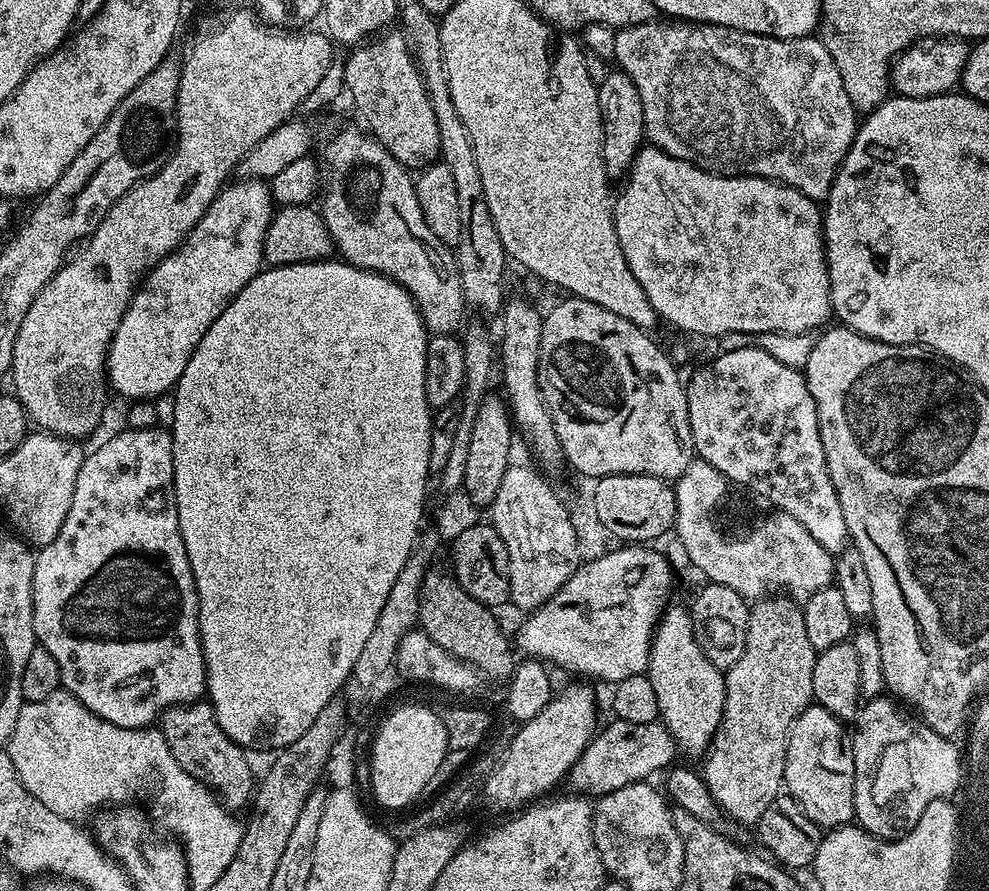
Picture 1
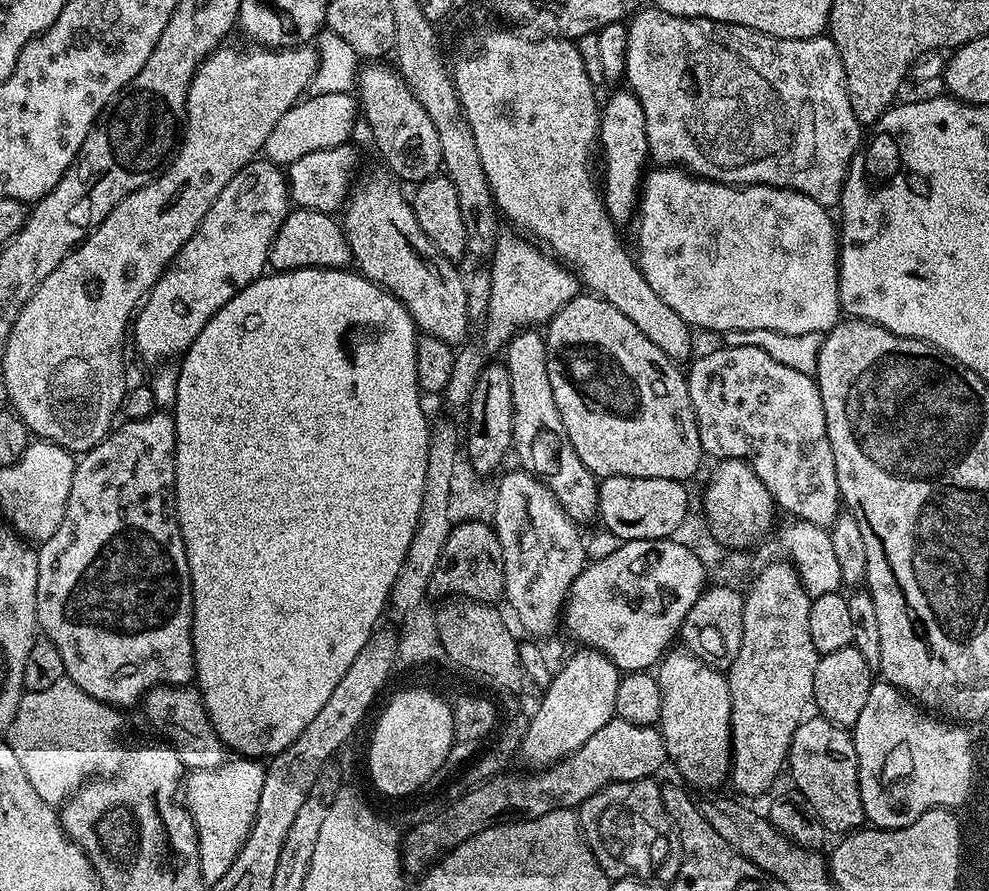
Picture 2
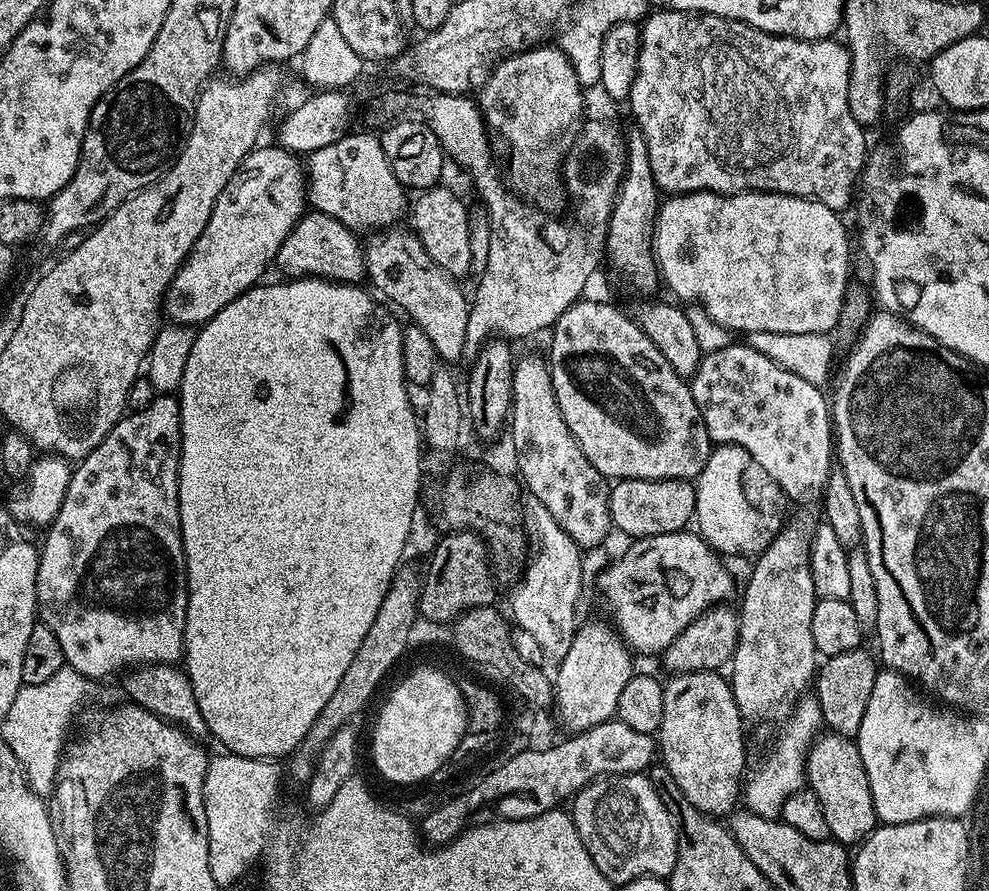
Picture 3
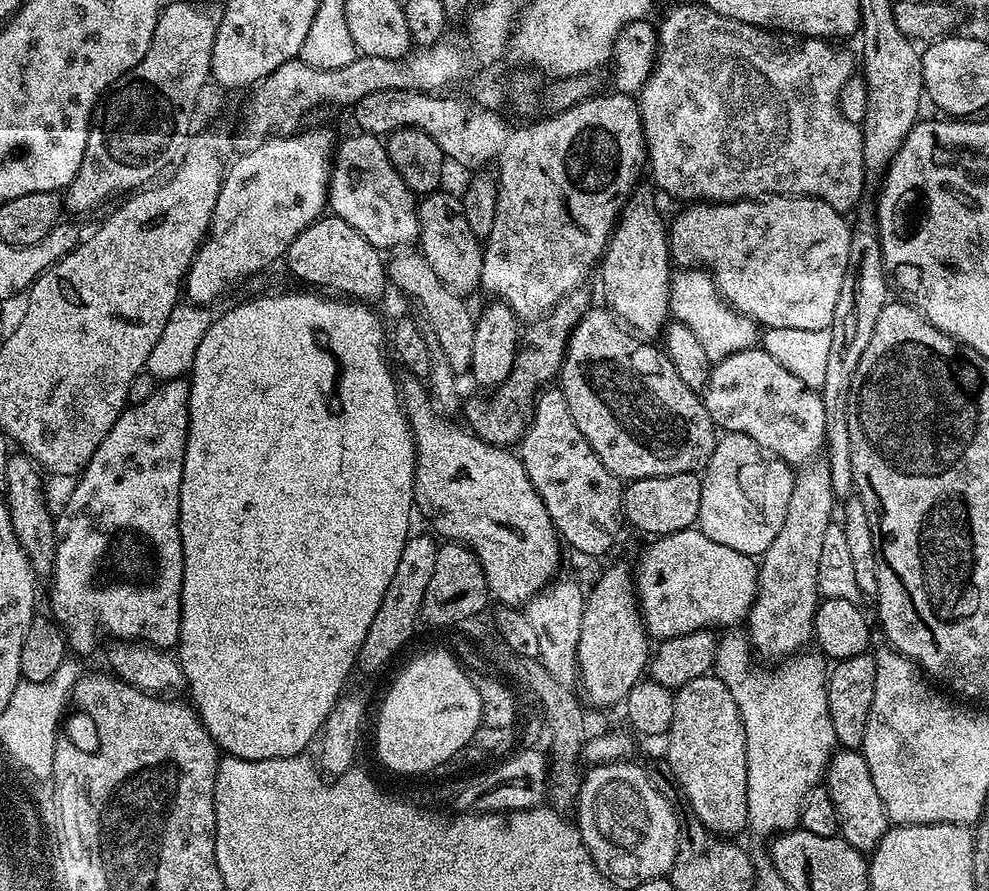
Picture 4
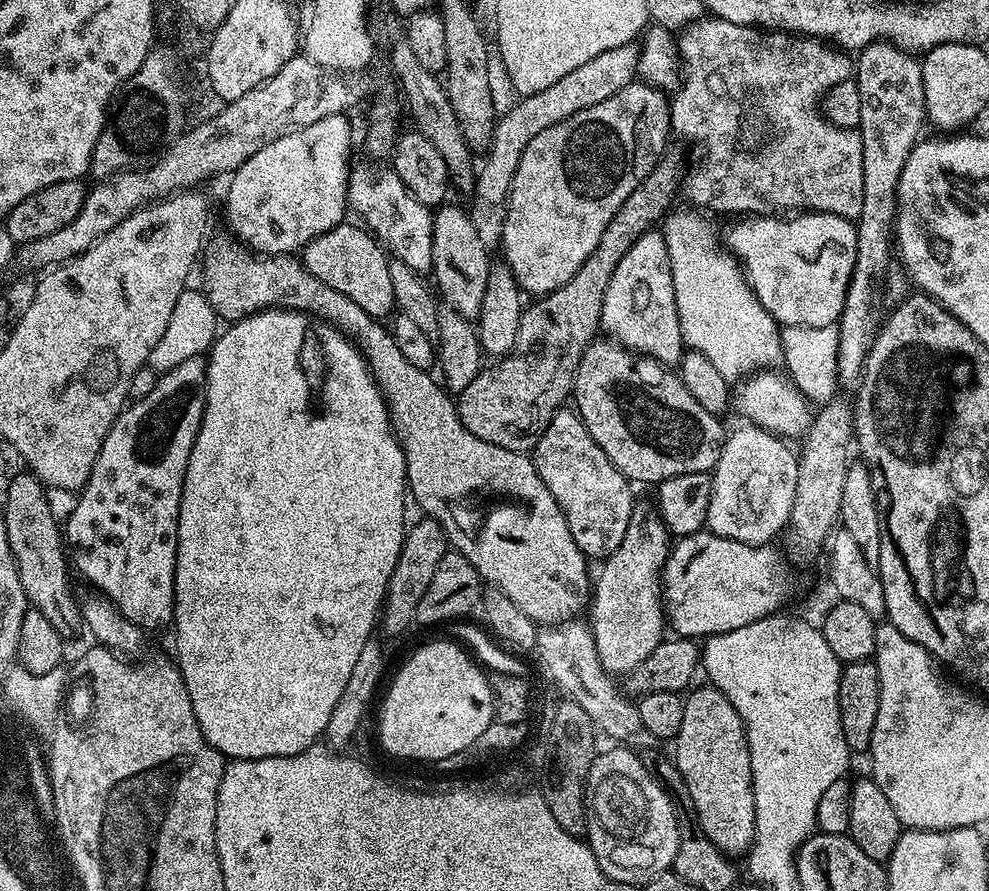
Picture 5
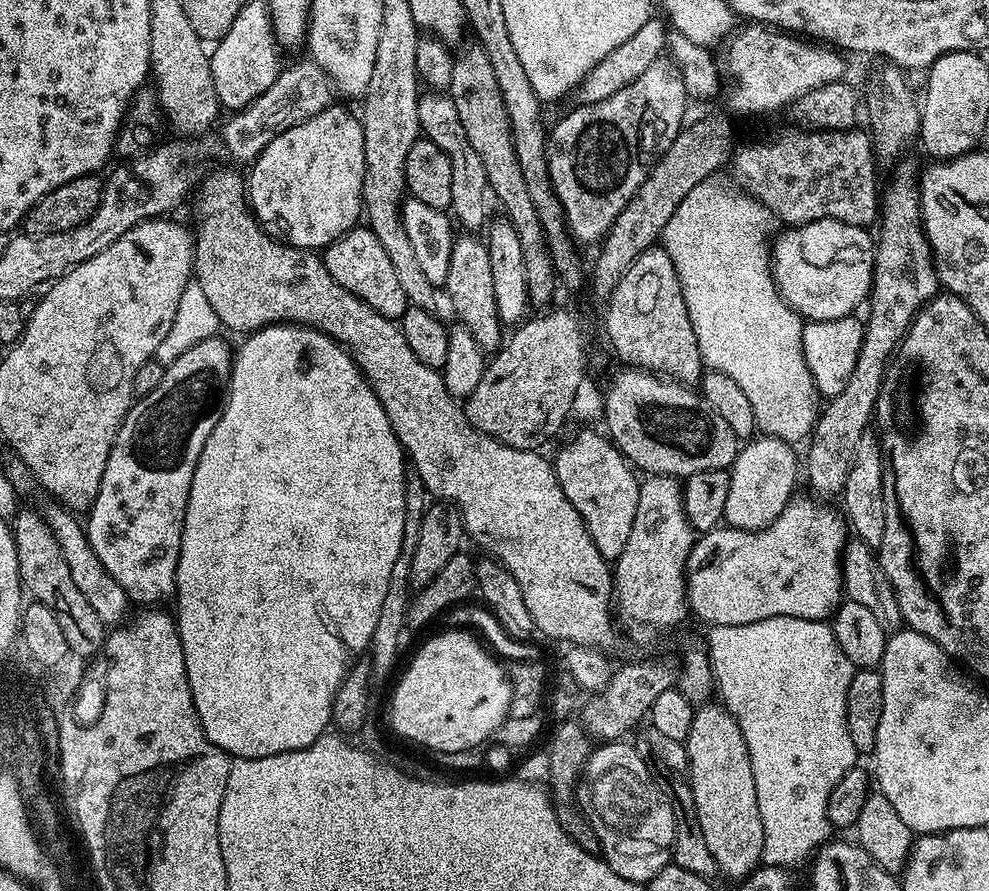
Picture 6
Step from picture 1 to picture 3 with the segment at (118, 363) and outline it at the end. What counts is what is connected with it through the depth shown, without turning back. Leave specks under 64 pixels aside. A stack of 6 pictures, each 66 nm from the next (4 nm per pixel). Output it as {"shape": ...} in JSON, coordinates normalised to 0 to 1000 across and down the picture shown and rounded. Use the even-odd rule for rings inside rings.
{"shape":[[[260,164],[229,204],[208,258],[196,272],[186,297],[172,316],[164,350],[178,366],[205,366],[237,334],[264,318],[271,295],[283,285],[285,272],[309,241],[311,212],[304,176],[284,164]]]}

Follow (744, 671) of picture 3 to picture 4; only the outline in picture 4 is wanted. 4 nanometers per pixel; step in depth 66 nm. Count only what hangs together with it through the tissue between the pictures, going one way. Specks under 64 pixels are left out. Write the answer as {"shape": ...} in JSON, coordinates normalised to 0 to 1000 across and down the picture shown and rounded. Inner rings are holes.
{"shape":[[[818,519],[808,526],[804,535],[802,553],[796,569],[795,581],[786,603],[779,609],[770,623],[764,644],[764,670],[756,686],[754,713],[763,733],[774,736],[774,742],[789,743],[800,738],[822,717],[821,699],[825,692],[825,680],[831,670],[827,658],[827,631],[831,631],[831,607],[835,605],[835,595],[843,587],[841,569],[846,569],[847,560],[840,549],[839,527],[836,520]]]}

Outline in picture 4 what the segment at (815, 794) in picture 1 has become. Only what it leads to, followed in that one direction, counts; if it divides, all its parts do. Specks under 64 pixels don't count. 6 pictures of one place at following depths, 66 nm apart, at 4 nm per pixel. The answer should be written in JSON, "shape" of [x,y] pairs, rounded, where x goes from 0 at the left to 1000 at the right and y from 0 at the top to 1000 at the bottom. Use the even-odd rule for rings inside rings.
{"shape":[[[846,843],[837,854],[835,883],[841,907],[847,918],[848,937],[870,956],[882,957],[888,949],[888,945],[892,945],[892,941],[898,935],[900,921],[896,914],[896,905],[892,905],[892,896],[888,896],[884,873],[880,873],[880,860],[876,860],[873,843]]]}

